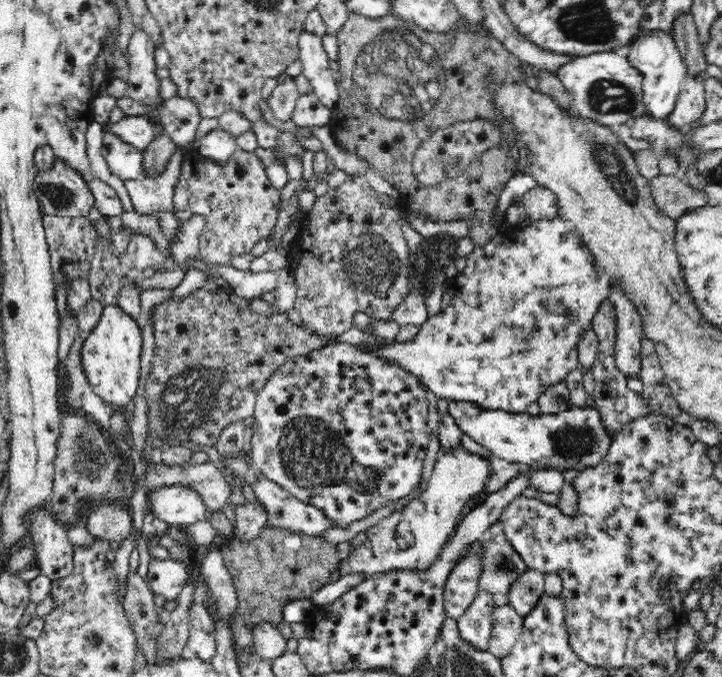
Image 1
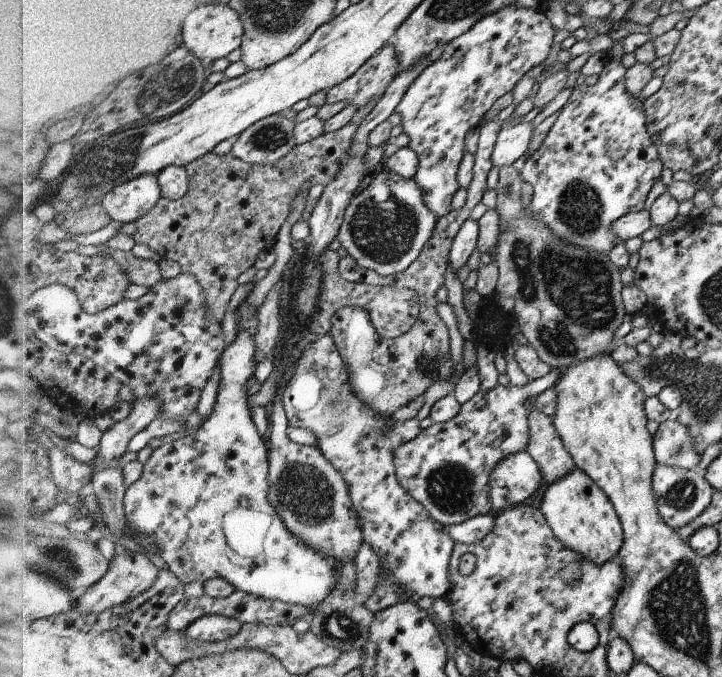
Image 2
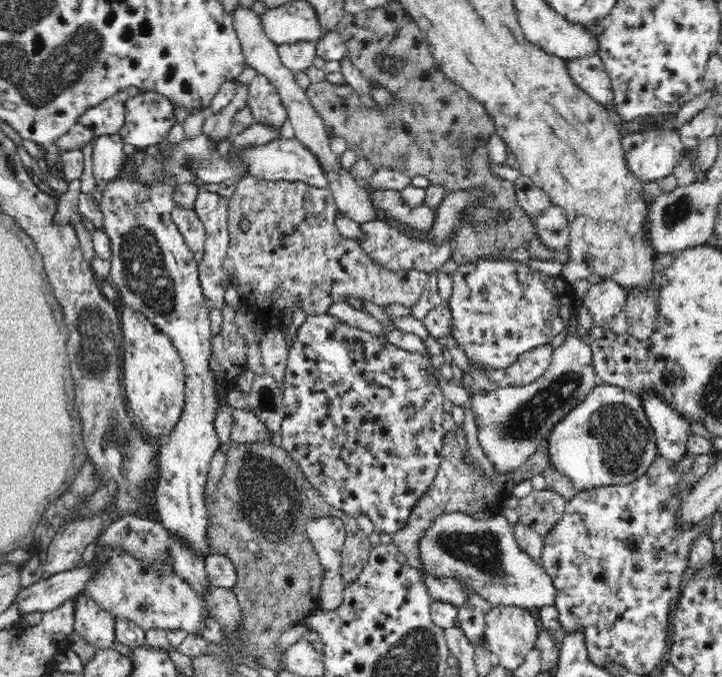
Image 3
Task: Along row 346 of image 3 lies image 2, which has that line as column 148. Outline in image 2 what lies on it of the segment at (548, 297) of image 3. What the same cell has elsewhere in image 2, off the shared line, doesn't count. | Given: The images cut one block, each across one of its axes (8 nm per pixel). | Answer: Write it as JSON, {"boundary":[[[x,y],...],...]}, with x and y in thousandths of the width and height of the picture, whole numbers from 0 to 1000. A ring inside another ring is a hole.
{"boundary":[[[342,440],[332,451],[335,487],[306,529],[309,560],[298,607],[270,641],[226,654],[212,666],[201,685],[199,702],[177,721],[175,730],[177,790],[187,799],[197,792],[211,795],[219,804],[219,820],[256,863],[310,854],[321,860],[328,873],[436,900],[465,871],[471,842],[454,821],[435,815],[402,789],[399,777],[374,744],[373,669],[368,668],[367,648],[352,623],[343,582],[343,564],[355,557],[357,508],[352,499],[357,496],[360,467]]]}

